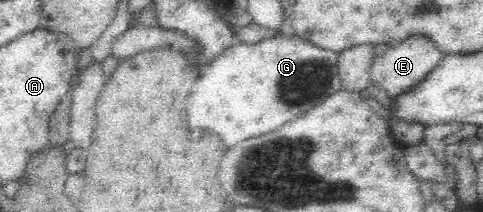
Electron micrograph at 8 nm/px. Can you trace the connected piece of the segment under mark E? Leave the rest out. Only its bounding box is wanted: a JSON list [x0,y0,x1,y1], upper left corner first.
[370,36,443,99]

